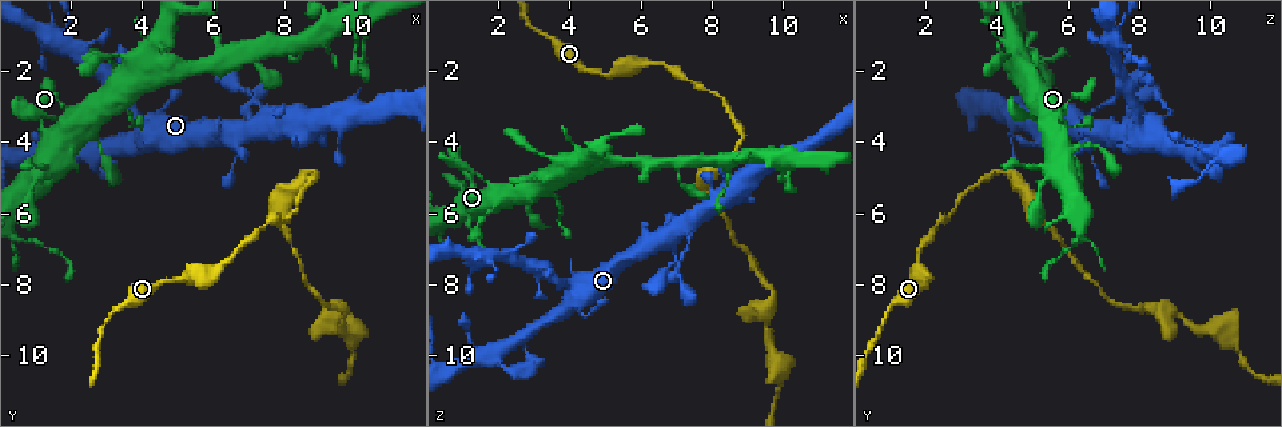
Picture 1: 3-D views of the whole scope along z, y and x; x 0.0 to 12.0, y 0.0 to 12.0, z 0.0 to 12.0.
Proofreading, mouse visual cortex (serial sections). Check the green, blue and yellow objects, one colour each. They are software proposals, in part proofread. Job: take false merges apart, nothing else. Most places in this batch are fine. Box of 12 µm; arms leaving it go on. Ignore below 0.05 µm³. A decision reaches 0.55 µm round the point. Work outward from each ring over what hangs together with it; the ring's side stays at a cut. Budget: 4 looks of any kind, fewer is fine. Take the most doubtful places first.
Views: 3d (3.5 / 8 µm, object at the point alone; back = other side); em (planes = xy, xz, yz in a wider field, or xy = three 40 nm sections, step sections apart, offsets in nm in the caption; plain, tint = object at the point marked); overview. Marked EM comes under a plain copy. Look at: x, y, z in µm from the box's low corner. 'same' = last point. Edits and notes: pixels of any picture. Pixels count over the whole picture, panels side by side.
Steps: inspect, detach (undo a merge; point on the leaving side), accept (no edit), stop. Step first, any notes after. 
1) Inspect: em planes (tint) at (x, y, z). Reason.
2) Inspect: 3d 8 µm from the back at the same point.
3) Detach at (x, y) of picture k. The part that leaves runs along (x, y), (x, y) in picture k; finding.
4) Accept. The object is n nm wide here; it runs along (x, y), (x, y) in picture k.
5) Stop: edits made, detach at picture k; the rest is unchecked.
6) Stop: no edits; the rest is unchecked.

Inspect: 3d 3.5 µm at (1.5, 0.8, 7.2). Four or more arms meet.

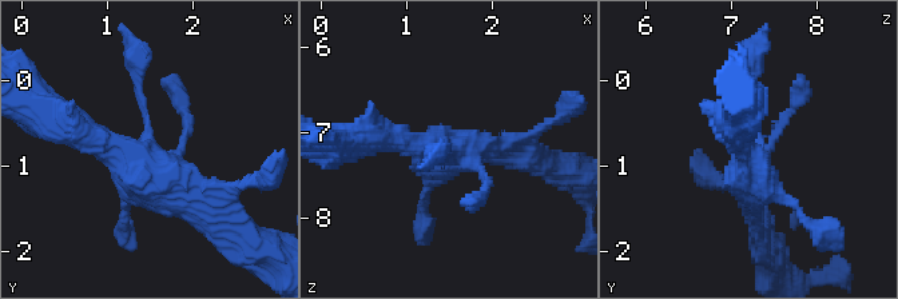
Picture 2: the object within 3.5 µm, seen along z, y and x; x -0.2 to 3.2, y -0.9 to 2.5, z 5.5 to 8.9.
Inspect: em planes (tint) at (1.45, 0.80, 7.25).

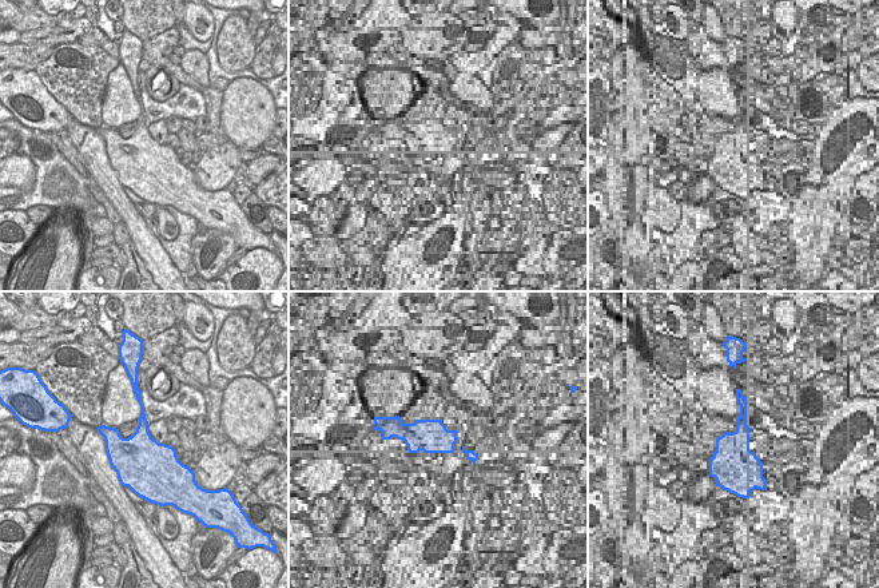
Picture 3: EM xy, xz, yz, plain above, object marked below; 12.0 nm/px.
Accept. One cell here.

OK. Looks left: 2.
Inspect: 3d 3.5 µm at (7.0, 3.7, 6.4). Arms part here.

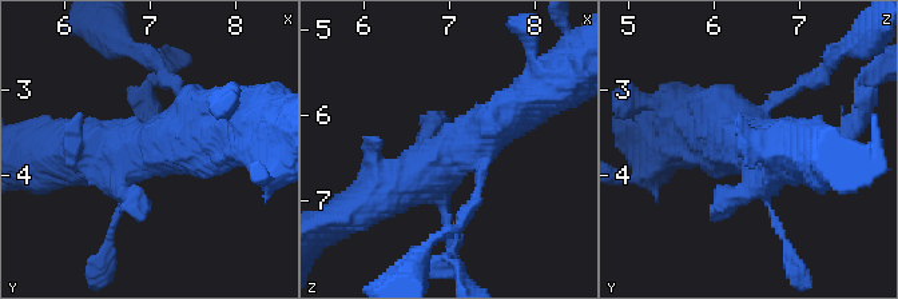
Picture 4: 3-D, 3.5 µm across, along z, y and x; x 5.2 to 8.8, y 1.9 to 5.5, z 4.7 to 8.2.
Inspect: em xy step 5 (tint) at (6.90, 3.70, 6.50).

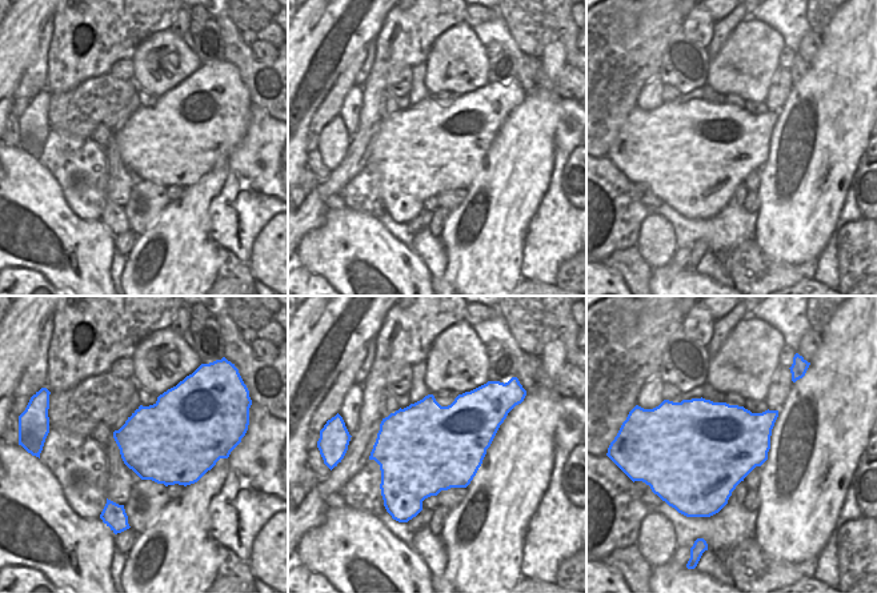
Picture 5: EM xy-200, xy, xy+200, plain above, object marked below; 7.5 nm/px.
Accept. The object is 700 nm wide here; it runs along (345, 212), (422, 175), (492, 127) in picture 4; one cell here.

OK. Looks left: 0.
Stop: no edits; the rest is unchecked.

